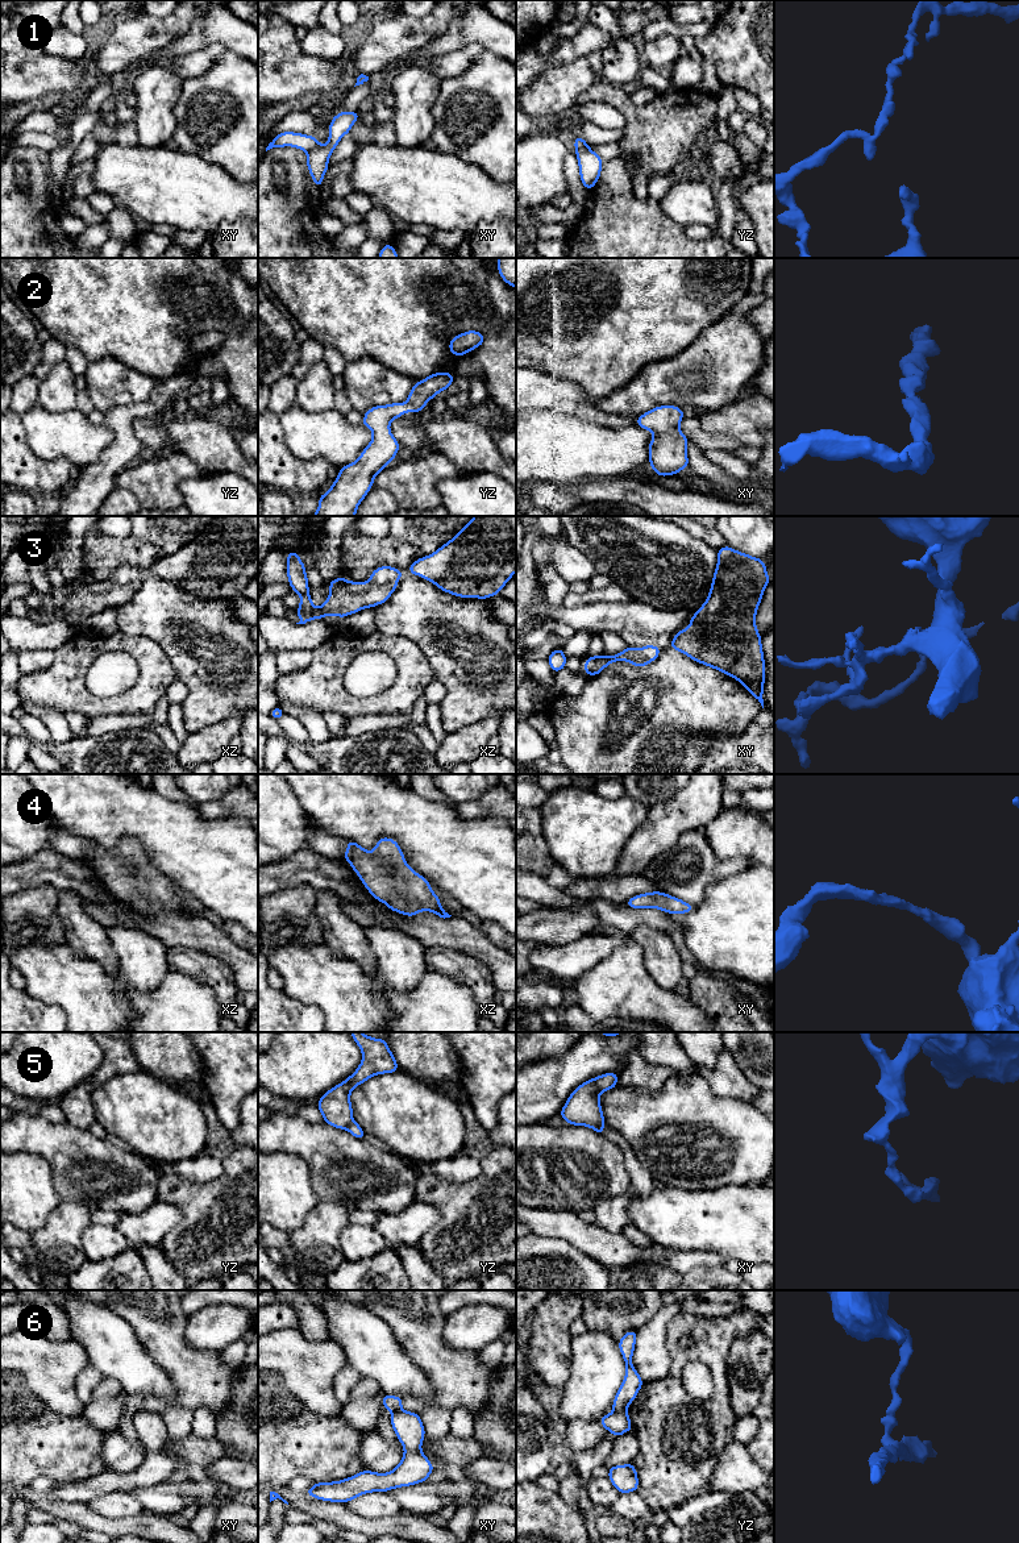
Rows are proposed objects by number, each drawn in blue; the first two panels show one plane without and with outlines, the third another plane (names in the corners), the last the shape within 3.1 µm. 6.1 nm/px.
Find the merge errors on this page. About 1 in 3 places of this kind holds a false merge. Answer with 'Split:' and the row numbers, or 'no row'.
Split: 1, 5, 6

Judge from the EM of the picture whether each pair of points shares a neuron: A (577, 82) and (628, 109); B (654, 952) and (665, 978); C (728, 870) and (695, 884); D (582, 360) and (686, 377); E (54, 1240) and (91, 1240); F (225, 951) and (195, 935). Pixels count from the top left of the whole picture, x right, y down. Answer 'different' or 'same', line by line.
A: different
B: same
C: same
D: different
E: different
F: same

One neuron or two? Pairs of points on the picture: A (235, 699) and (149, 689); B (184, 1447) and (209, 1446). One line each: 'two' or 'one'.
A: two
B: one

